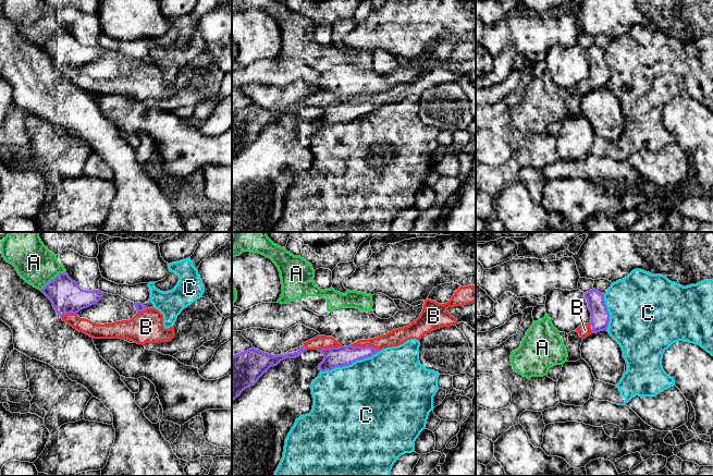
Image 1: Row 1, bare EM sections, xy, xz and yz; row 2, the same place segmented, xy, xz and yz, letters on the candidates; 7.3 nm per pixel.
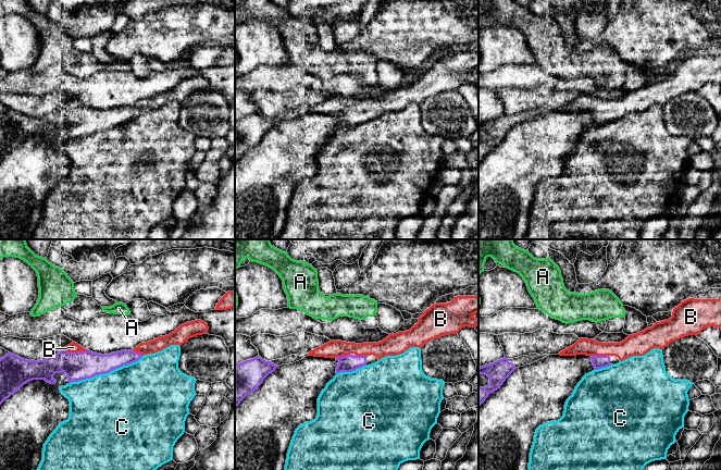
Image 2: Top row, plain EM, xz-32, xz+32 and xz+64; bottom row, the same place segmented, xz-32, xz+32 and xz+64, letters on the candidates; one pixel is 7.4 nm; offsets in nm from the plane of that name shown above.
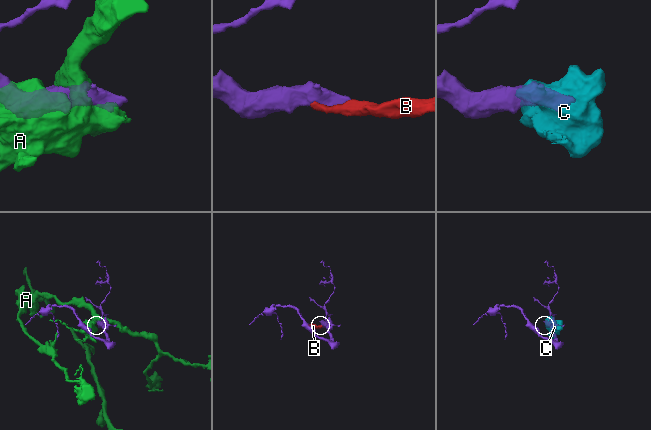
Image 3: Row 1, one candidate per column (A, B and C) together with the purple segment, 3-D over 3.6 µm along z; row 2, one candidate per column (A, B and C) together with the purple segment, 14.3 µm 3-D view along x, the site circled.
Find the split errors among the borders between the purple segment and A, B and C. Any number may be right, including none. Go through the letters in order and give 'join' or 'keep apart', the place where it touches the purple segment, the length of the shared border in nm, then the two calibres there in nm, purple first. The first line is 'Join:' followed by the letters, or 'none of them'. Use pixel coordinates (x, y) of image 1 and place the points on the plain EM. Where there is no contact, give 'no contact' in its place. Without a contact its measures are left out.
Join: B
A: keep apart | xy (52, 35) | 240 nm | 240/280 nm
B: join | xz (367, 101) | 220 nm | 150/120 nm
C: keep apart | xz (351, 120) | 480 nm | 150/500 nm

